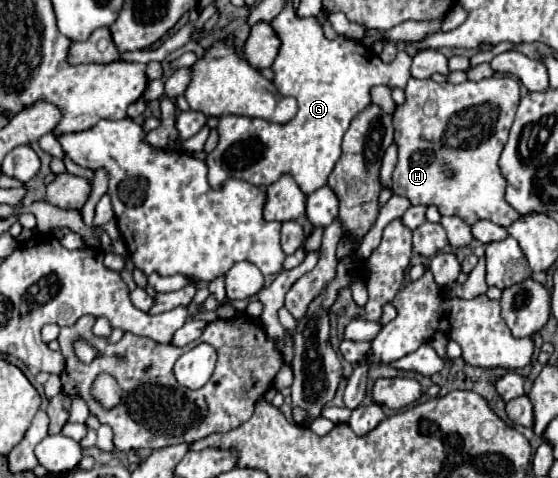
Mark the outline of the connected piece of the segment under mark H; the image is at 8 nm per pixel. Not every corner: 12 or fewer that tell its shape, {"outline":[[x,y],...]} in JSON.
{"outline":[[506,75],[410,79],[392,191],[468,225],[520,215]]}

